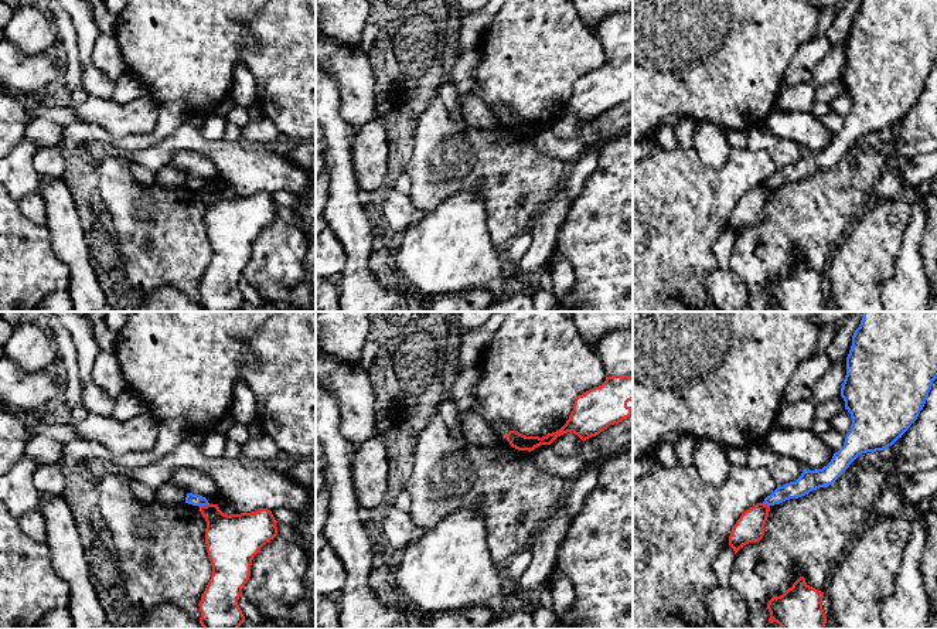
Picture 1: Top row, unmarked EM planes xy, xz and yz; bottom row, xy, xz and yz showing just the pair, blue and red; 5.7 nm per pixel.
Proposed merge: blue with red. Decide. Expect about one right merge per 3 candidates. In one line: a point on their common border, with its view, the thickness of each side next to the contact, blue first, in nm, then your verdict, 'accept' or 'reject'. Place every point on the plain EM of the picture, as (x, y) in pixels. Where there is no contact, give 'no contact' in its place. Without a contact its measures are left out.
xy (203, 187) | 60/280 nm | reject

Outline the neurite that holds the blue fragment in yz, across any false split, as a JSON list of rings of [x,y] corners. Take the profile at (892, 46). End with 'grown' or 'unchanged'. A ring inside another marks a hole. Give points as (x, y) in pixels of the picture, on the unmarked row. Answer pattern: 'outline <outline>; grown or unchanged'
outline [[[862,0],[852,18],[841,71],[845,92],[852,101],[844,129],[834,136],[827,149],[818,153],[804,152],[795,164],[777,169],[763,186],[780,187],[829,169],[859,137],[892,129],[917,102],[936,61],[937,0]]]; unchanged

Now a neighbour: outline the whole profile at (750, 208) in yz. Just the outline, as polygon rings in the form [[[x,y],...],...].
[[[757,186],[740,198],[729,218],[729,228],[733,231],[735,237],[743,228],[757,225],[763,221],[769,194],[770,188]]]

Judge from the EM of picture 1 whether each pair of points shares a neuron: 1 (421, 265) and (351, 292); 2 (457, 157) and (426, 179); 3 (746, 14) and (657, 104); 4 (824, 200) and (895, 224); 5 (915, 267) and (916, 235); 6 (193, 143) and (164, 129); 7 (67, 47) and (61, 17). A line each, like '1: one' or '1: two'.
1: two
2: one
3: one
4: two
5: one
6: two
7: one

